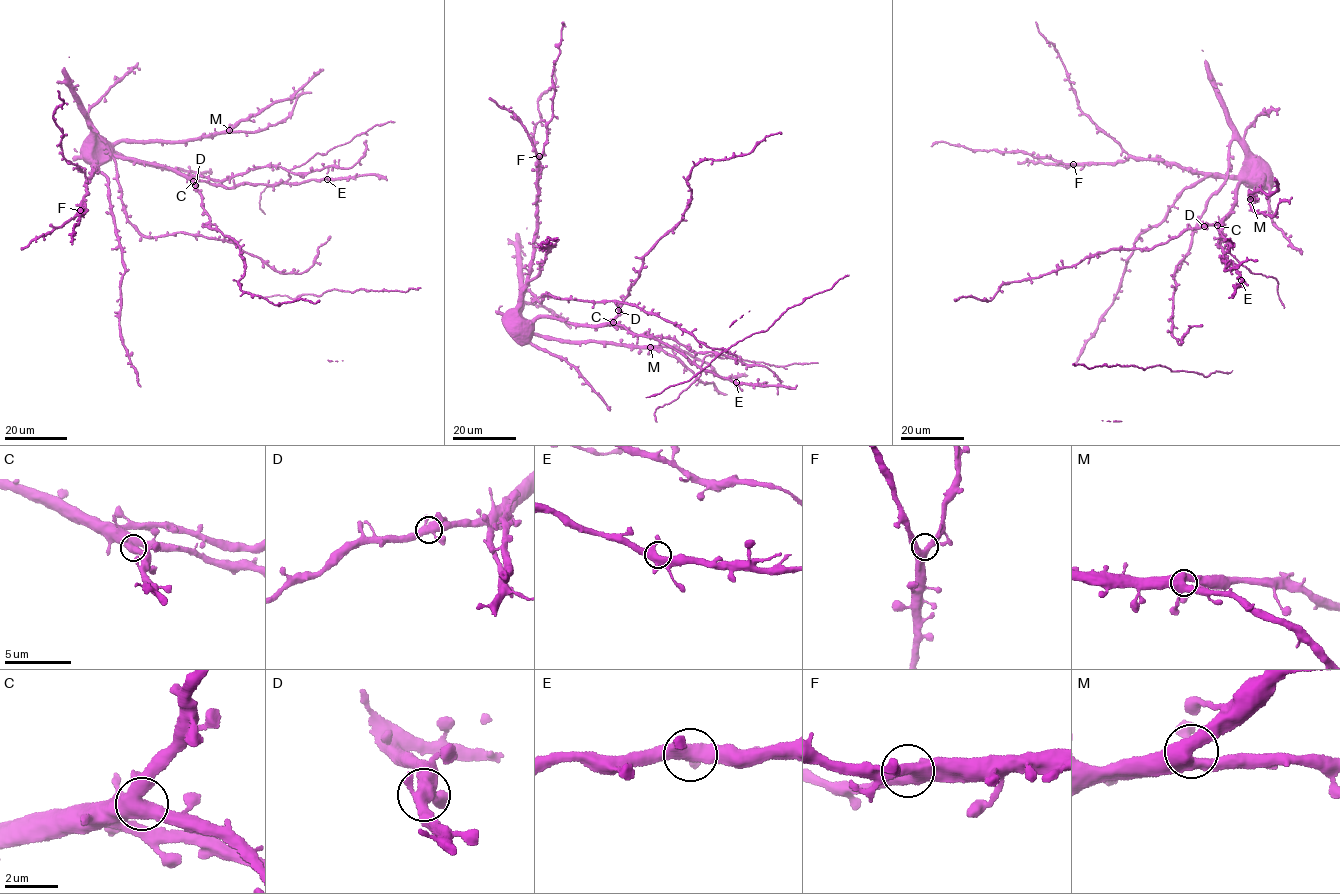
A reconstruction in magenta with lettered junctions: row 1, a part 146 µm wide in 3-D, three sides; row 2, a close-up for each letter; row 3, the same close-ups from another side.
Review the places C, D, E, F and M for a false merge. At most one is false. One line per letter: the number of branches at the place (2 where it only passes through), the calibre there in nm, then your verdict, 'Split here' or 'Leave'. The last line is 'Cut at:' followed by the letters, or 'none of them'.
C: Branches: 4. Thickness 500 nm. Leave
D: Branches: 4. Thickness 460 nm. Leave
E: Branches: 4. Thickness 480 nm. Leave
F: Branches: 4. Thickness 420 nm. Leave
M: Branches: 4. Thickness 550 nm. Leave
Cut at: none of them

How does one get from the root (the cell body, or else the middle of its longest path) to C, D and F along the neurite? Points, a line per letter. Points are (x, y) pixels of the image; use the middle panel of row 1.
C: (514, 314), (525, 320), (559, 319), (591, 325), (613, 322)
D: (514, 314), (525, 320), (559, 319), (591, 325), (607, 324), (619, 311)
F: (514, 314), (519, 292), (529, 272), (536, 234), (539, 156)

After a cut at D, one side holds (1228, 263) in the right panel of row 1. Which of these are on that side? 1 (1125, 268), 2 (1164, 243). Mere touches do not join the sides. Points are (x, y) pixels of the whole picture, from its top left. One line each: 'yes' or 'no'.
1: yes
2: no

